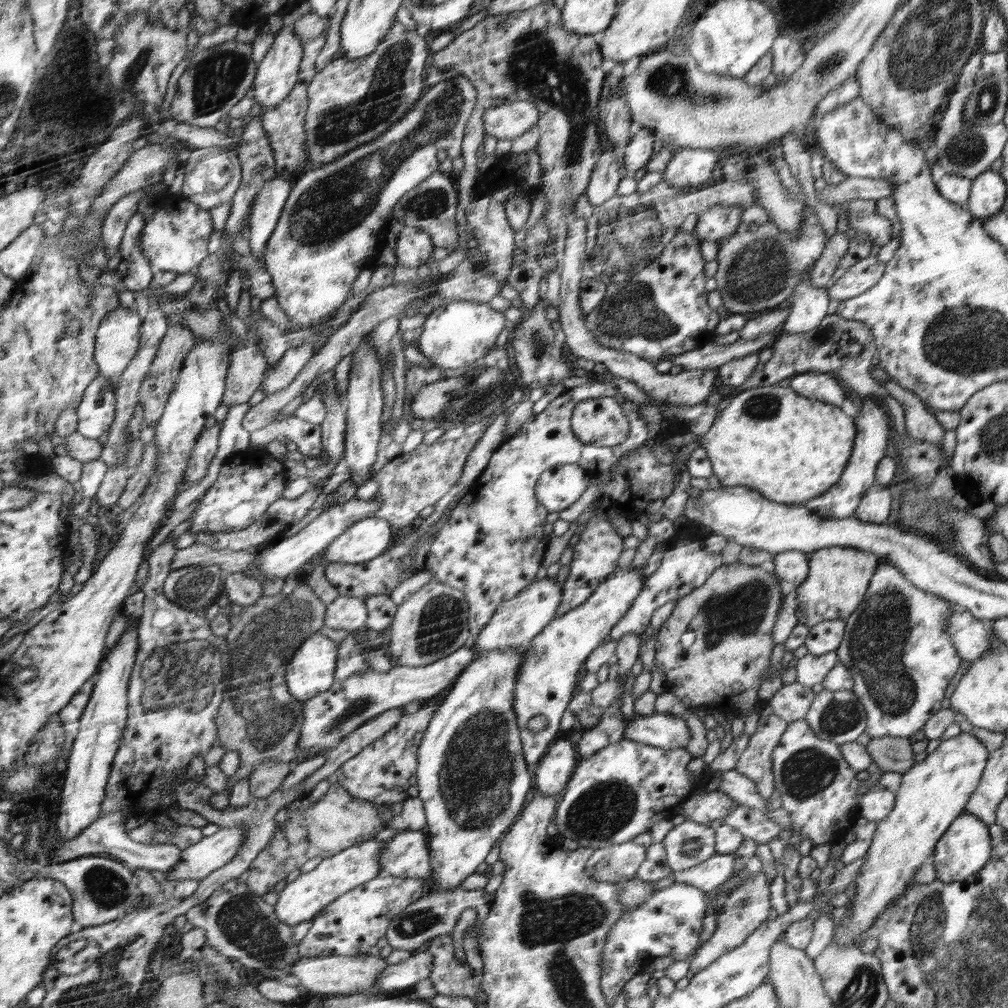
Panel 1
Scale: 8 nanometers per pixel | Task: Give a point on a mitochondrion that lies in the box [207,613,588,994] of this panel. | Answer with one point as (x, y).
(478, 771)

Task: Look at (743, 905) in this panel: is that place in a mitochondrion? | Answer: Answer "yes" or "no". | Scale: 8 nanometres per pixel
yes

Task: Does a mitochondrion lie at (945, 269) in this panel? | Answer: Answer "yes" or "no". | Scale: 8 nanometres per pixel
no

